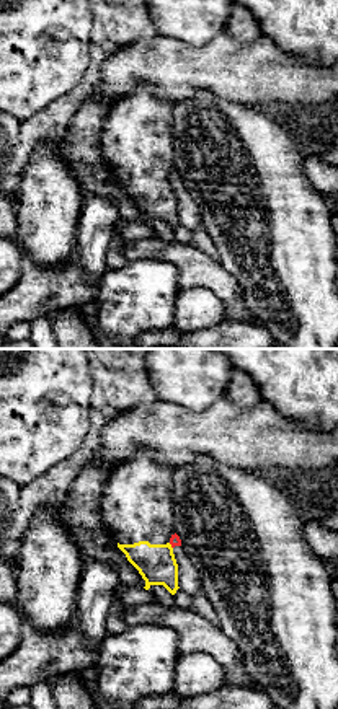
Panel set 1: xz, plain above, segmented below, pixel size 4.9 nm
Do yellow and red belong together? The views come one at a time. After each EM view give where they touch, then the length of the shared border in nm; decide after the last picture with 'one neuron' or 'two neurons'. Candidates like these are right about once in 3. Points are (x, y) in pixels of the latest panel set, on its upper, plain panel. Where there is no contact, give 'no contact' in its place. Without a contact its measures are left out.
contact (170, 181); length 40 nm

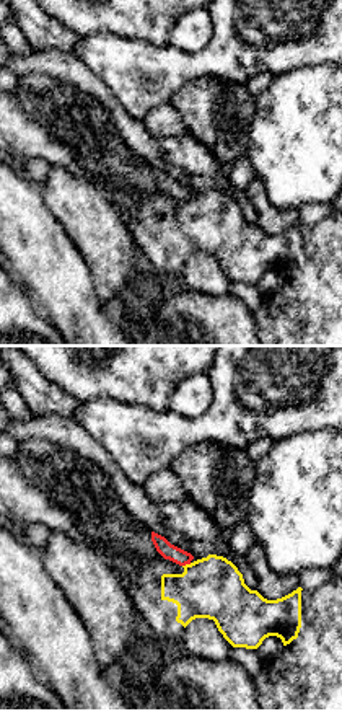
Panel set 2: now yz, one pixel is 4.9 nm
contact (186, 199); length 50 nm

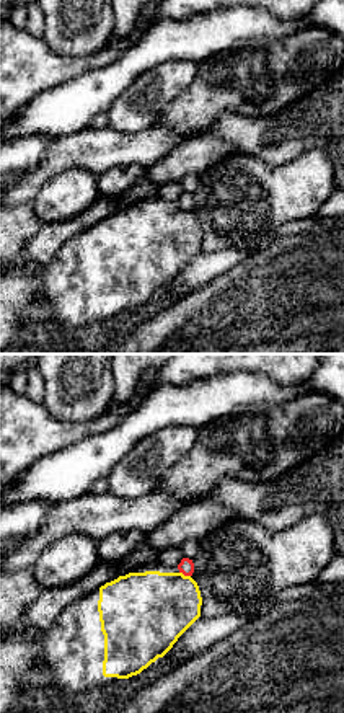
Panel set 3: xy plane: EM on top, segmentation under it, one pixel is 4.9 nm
contact (183, 209); length 60 nm

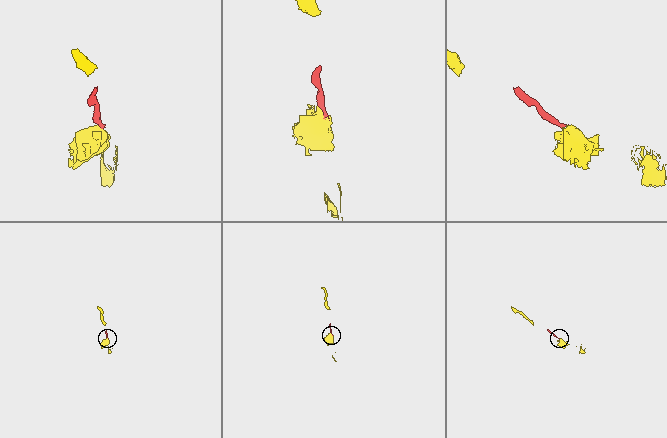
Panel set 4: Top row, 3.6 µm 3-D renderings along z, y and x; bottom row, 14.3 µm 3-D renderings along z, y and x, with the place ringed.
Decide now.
two neurons

